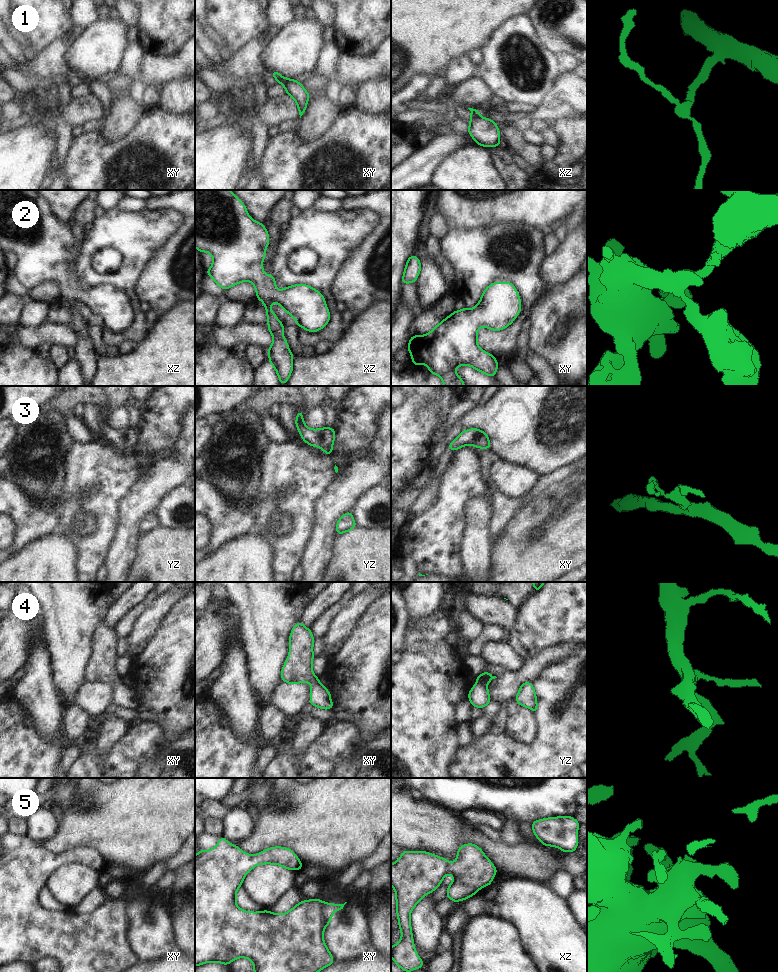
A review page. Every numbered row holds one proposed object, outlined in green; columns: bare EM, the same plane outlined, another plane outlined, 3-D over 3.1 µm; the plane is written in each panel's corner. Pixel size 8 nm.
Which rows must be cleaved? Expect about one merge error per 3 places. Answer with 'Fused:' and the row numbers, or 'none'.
Fused: none

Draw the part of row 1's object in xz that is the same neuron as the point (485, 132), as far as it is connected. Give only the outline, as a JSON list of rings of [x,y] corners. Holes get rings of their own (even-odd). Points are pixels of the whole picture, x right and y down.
[[[468,108],[471,111],[468,132],[478,145],[495,147],[501,145],[500,131],[491,119],[481,117],[478,109]]]

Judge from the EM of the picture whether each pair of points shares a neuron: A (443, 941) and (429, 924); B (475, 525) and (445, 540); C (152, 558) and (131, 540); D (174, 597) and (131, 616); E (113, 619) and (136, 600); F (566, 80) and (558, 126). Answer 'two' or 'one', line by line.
A: two
B: two
C: two
D: two
E: one
F: two

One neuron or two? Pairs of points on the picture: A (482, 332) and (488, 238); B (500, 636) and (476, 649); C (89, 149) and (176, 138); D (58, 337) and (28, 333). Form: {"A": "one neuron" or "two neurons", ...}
{"A": "one neuron", "B": "one neuron", "C": "one neuron", "D": "one neuron"}

